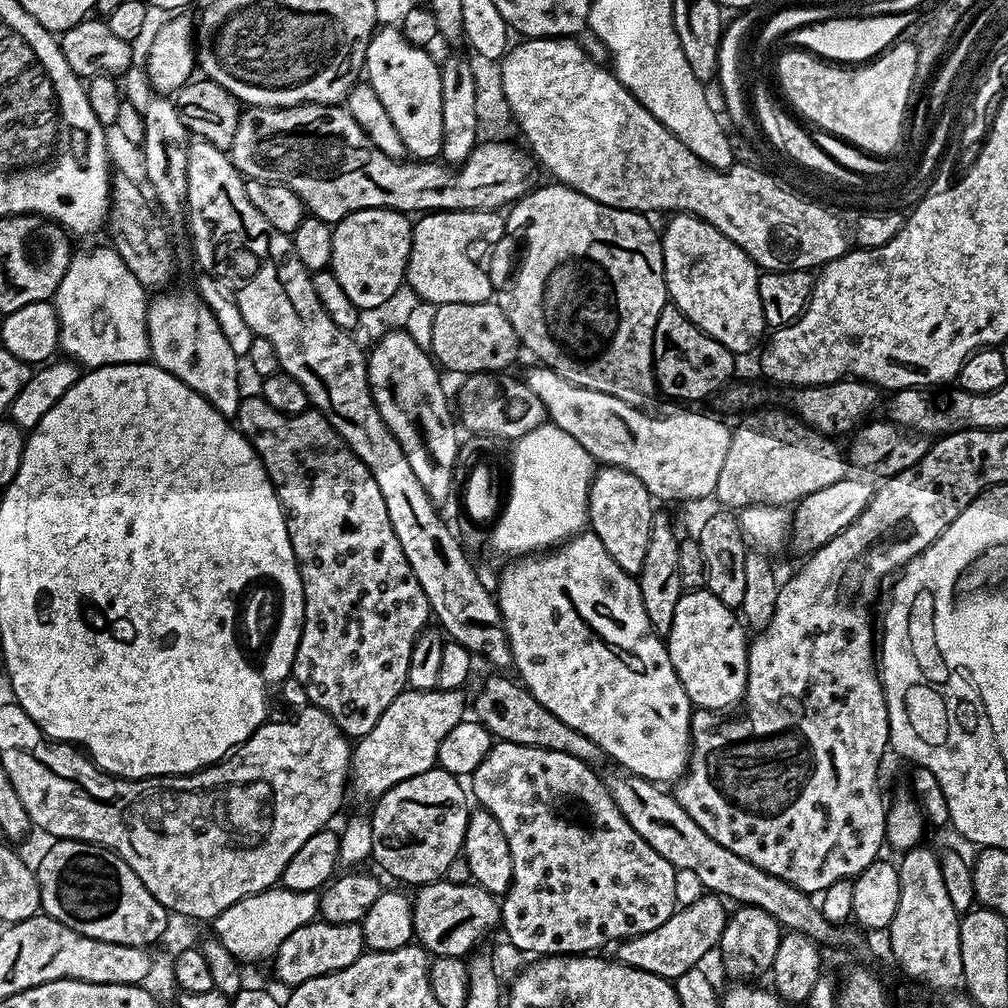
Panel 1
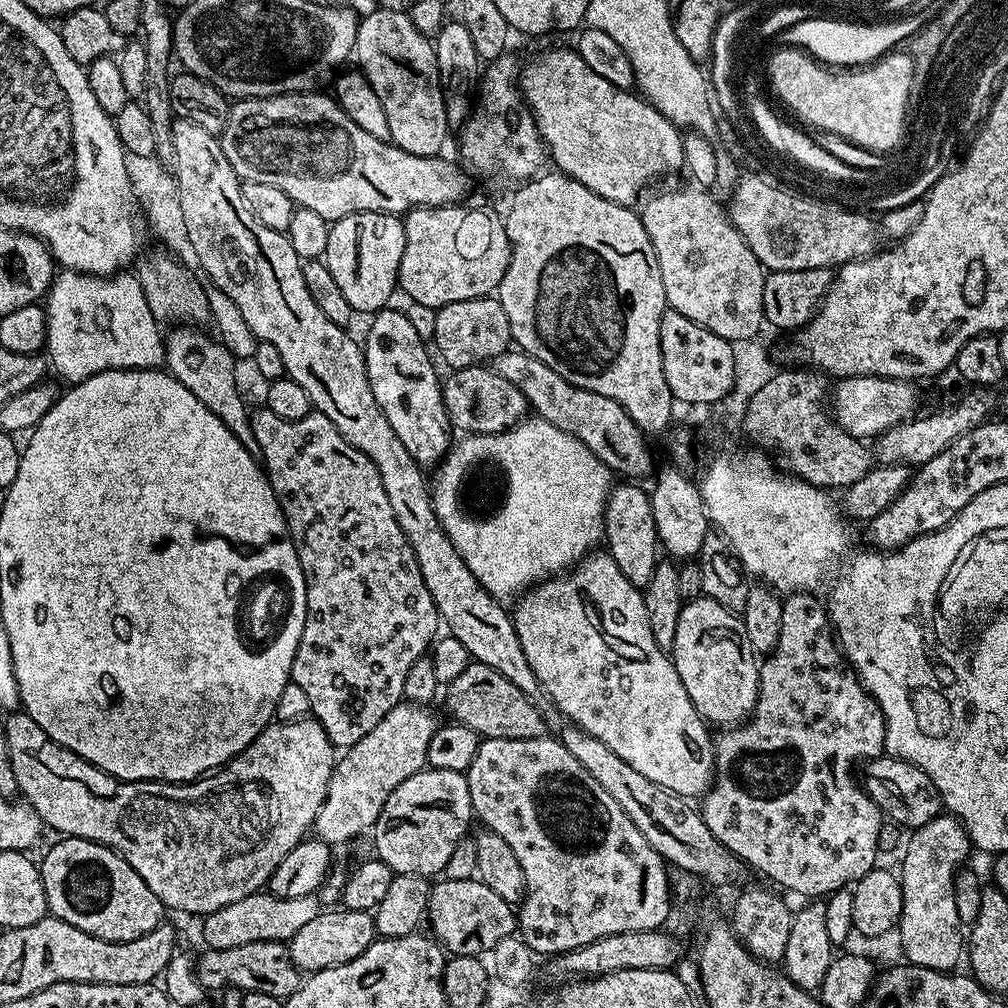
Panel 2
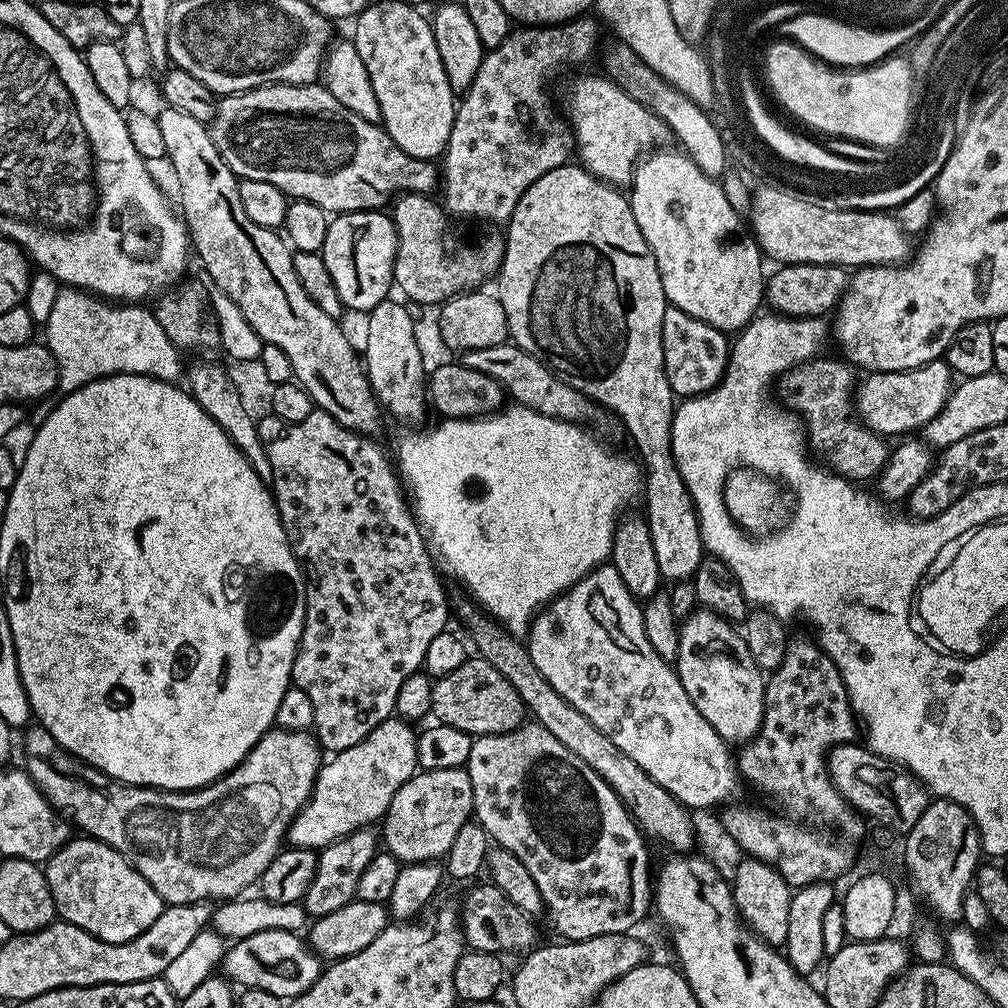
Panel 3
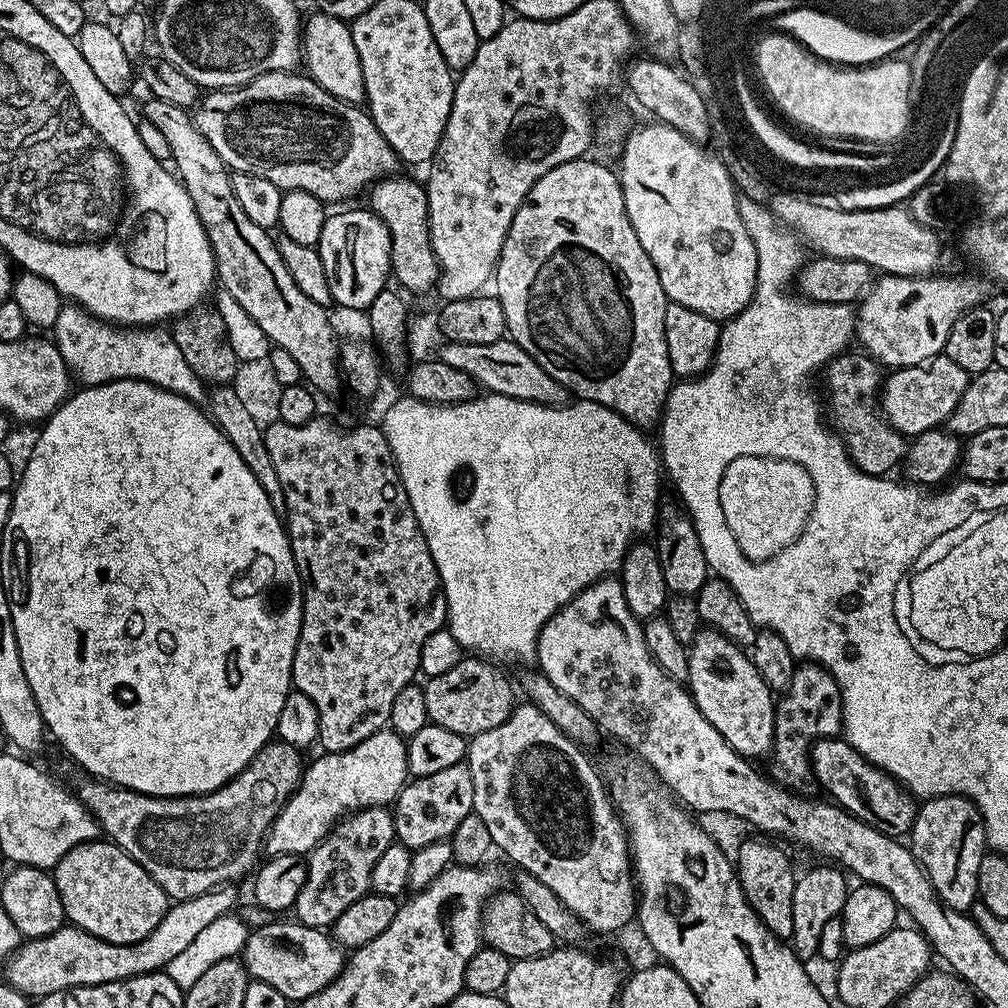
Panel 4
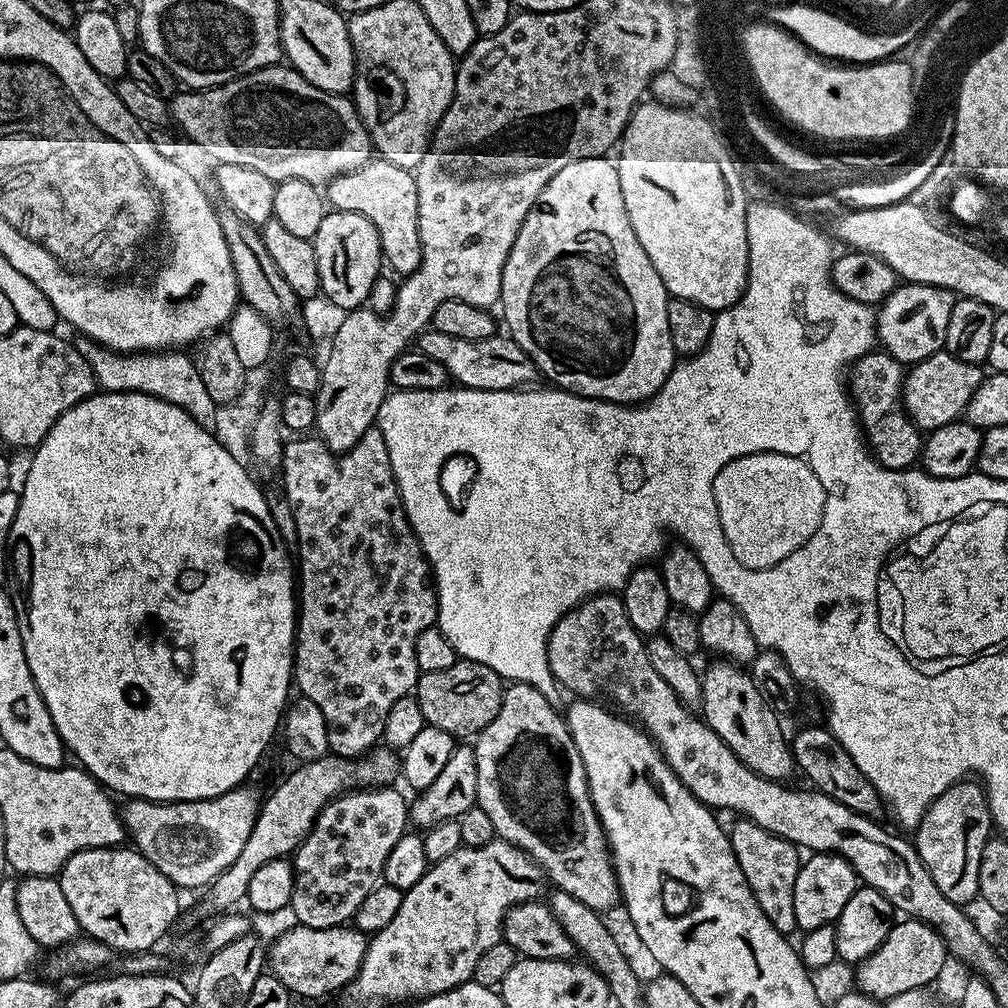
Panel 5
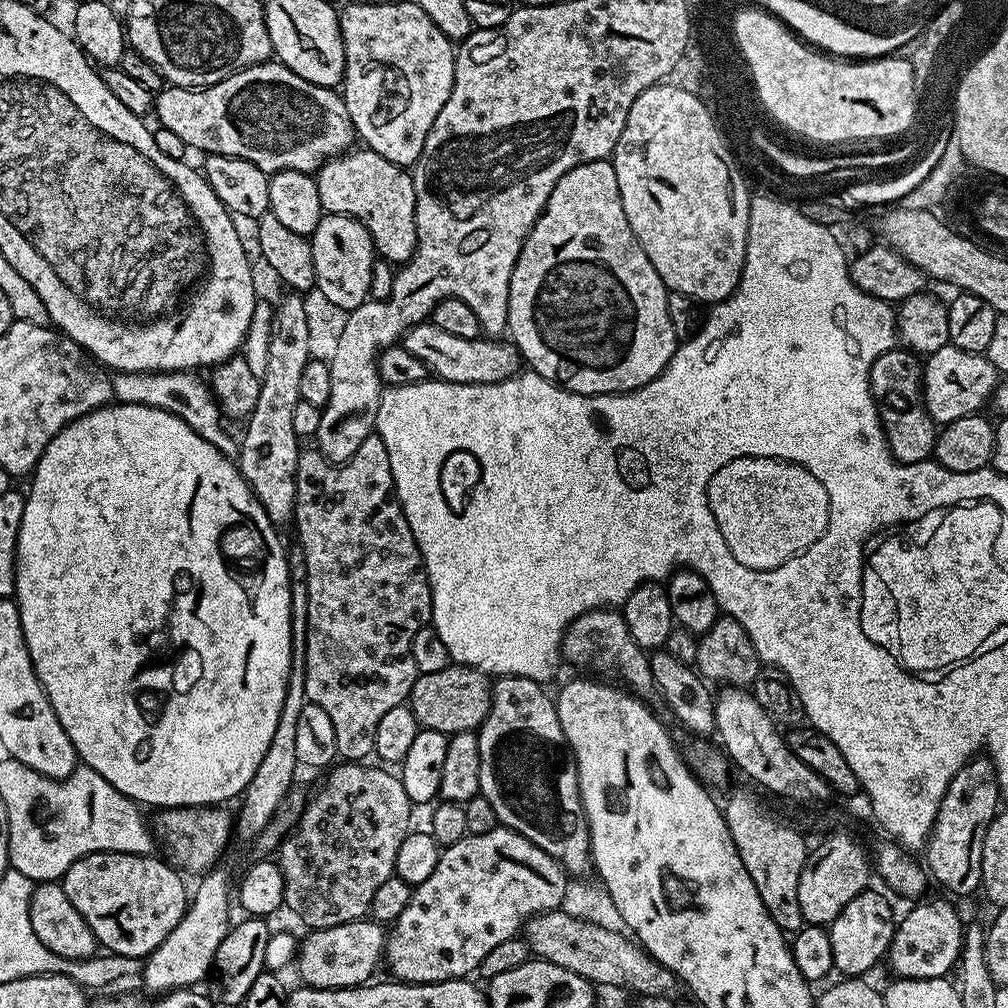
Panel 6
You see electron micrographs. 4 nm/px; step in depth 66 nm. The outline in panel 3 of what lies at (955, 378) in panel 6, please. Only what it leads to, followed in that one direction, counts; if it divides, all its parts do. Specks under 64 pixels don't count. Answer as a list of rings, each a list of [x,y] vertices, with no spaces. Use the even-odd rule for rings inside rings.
[[[941,358],[914,370],[870,372],[859,381],[854,393],[856,414],[870,430],[885,438],[919,433],[946,406],[954,391],[954,373]],[[865,379],[865,380],[864,380]],[[903,432],[908,432],[904,433]]]

